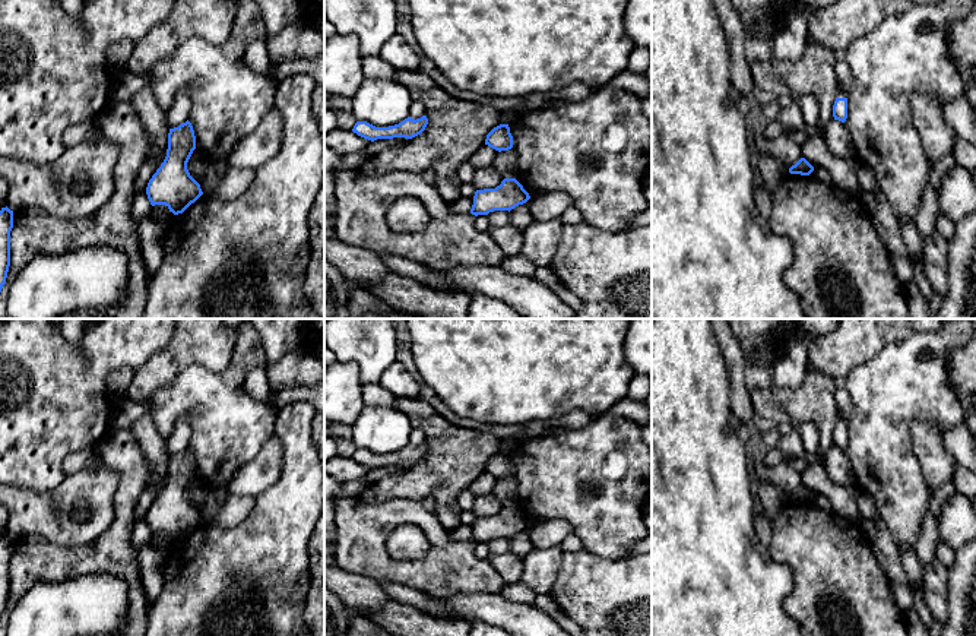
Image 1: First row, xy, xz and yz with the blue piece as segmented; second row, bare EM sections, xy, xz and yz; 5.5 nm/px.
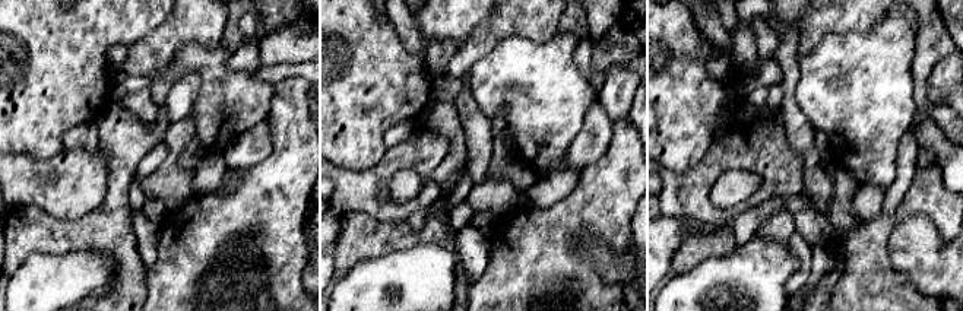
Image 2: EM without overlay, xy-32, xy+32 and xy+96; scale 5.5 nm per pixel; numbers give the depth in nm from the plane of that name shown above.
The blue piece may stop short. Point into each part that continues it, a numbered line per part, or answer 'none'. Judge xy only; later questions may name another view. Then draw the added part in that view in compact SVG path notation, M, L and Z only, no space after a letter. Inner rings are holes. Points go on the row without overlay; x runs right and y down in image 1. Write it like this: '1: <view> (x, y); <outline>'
none

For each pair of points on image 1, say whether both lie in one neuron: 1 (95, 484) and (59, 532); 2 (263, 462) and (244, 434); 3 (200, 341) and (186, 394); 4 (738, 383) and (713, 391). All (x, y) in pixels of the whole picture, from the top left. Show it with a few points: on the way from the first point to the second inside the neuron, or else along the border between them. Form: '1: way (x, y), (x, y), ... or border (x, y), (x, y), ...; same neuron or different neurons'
1: way (81, 490), (63, 508), (60, 518); same neuron
2: border (273, 434), (233, 478); different neurons
3: border (230, 364), (218, 372), (187, 364), (167, 385); different neurons
4: border (722, 353), (726, 361), (729, 408), (732, 414); different neurons

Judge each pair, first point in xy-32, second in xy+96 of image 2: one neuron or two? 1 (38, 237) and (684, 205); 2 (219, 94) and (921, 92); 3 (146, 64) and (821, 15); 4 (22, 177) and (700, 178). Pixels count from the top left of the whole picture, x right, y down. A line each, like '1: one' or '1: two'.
1: two
2: two
3: one
4: one

